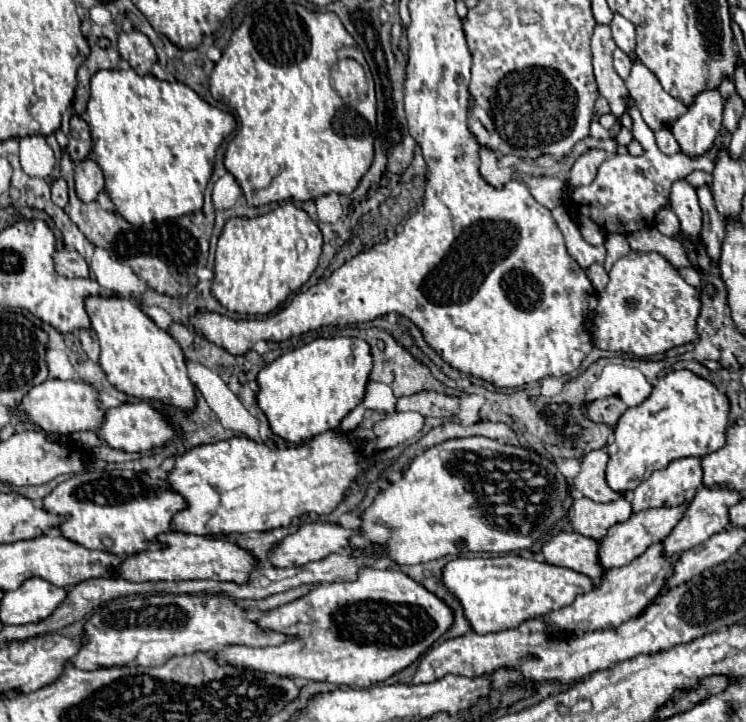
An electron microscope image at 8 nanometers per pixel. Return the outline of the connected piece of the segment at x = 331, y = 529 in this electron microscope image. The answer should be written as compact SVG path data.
M302 524L268 552L268 560L276 568L316 562L346 548L348 538L350 530L340 528L338 524Z

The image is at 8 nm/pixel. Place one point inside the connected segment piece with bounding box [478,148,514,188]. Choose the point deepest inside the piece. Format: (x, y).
(489, 169)

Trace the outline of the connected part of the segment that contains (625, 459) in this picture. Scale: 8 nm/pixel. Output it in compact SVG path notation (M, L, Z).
M688 370L666 374L664 378L660 378L656 382L652 394L640 406L628 408L618 418L618 422L614 426L614 442L606 446L606 452L610 456L608 466L606 466L606 484L614 492L626 496L626 494L634 492L634 488L640 482L648 480L654 470L662 470L674 460L688 458L688 456L702 458L710 452L720 450L726 444L724 430L728 426L728 412L730 412L728 398L722 392L718 392L718 388L714 384L710 384L708 380L698 378Z

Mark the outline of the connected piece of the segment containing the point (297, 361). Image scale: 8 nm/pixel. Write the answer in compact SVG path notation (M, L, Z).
M316 338L310 344L296 348L292 352L282 354L272 364L264 366L258 372L258 408L268 418L270 430L274 436L286 442L308 442L314 436L338 428L340 420L362 402L366 392L368 374L372 370L372 354L370 346L364 342L356 342L352 338Z

